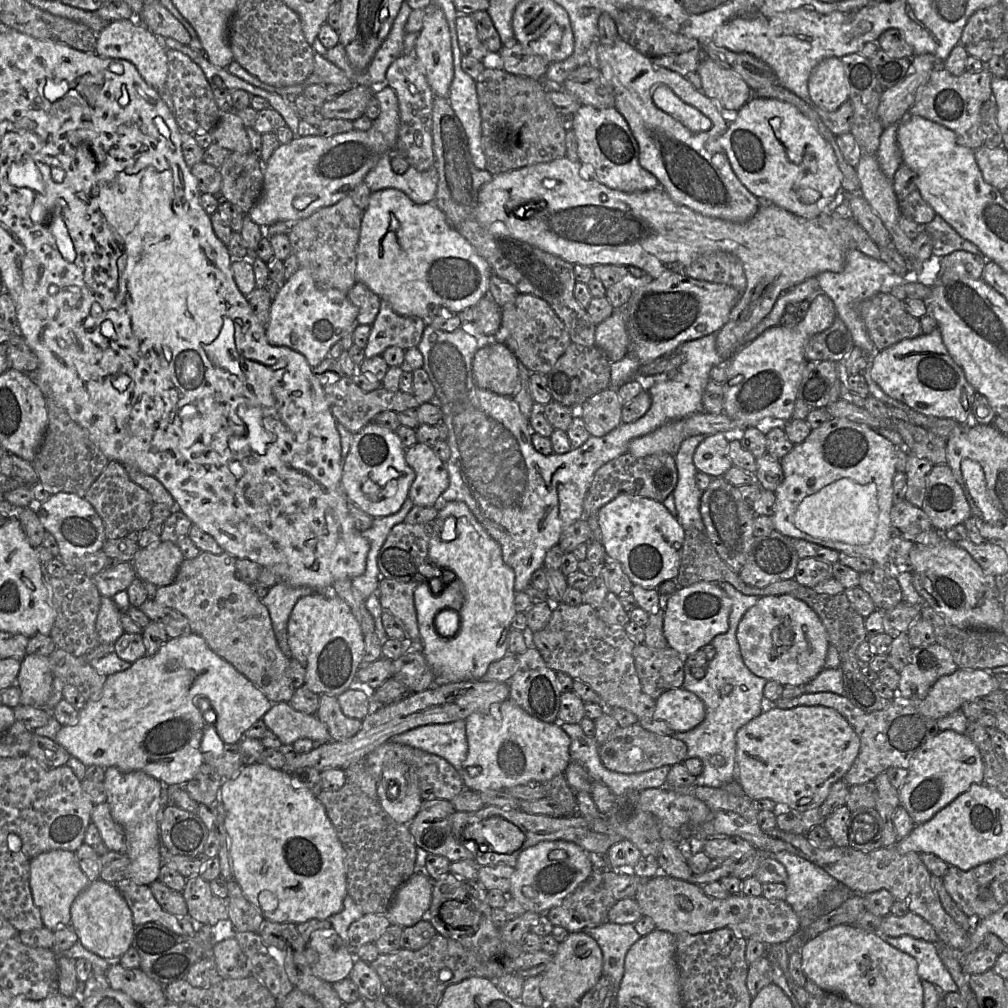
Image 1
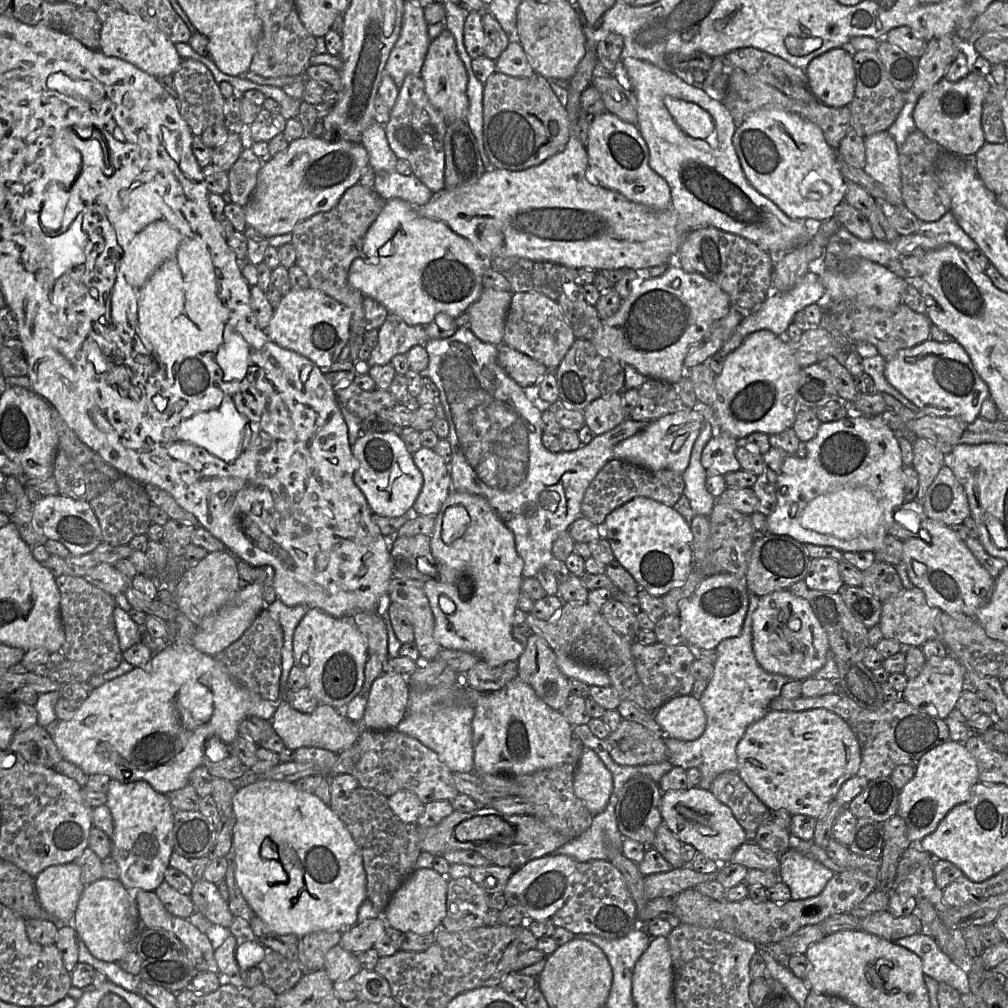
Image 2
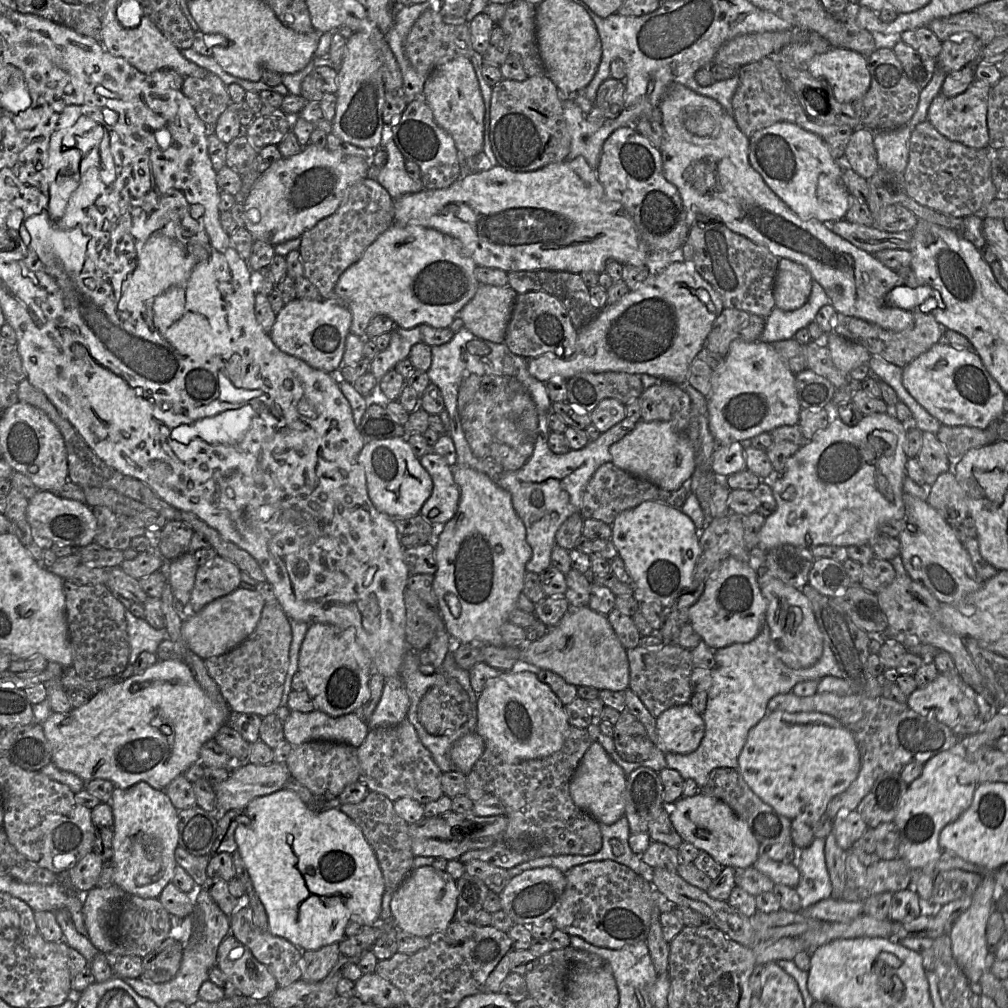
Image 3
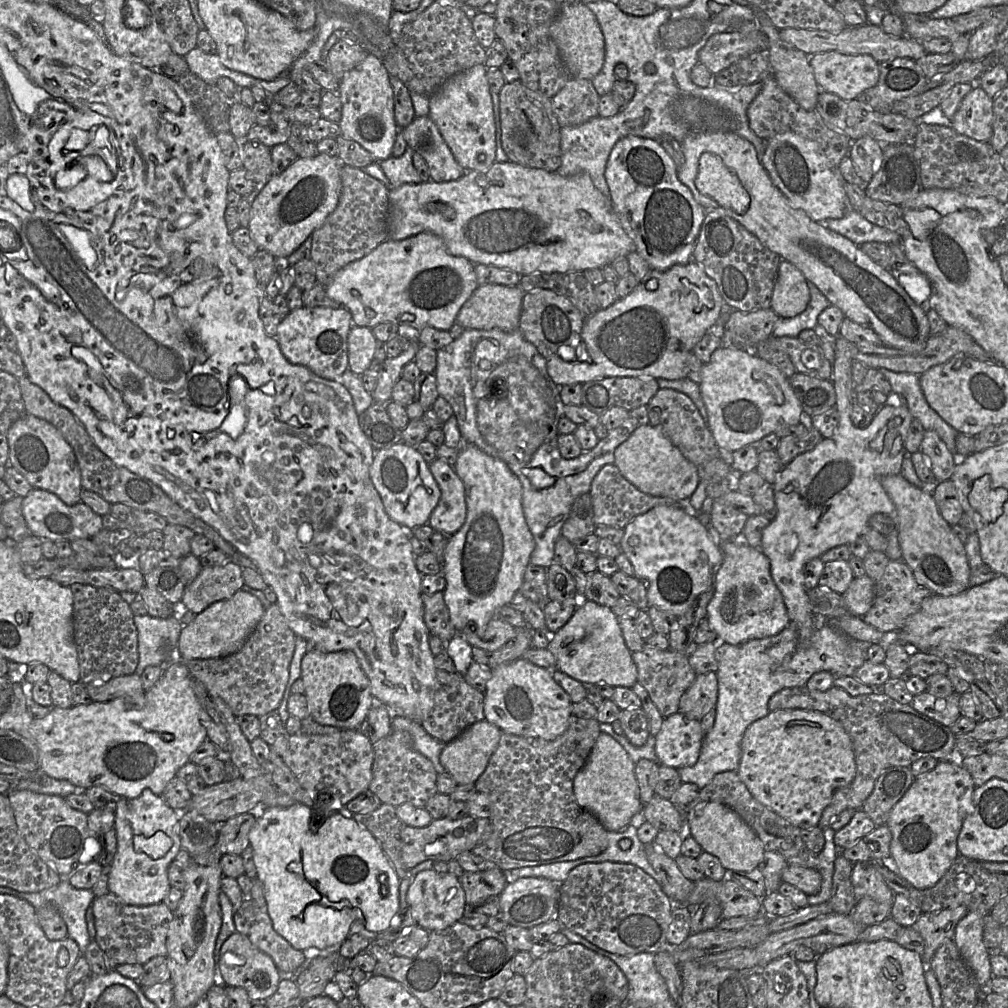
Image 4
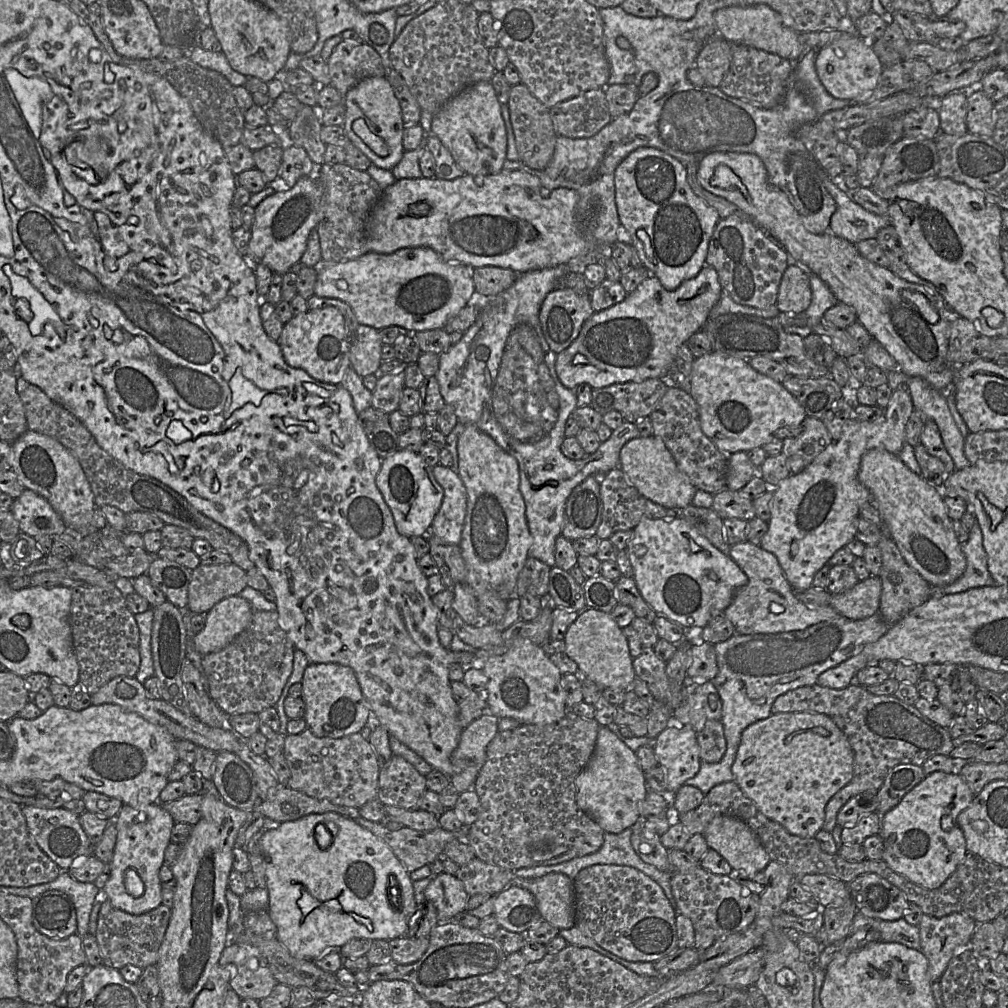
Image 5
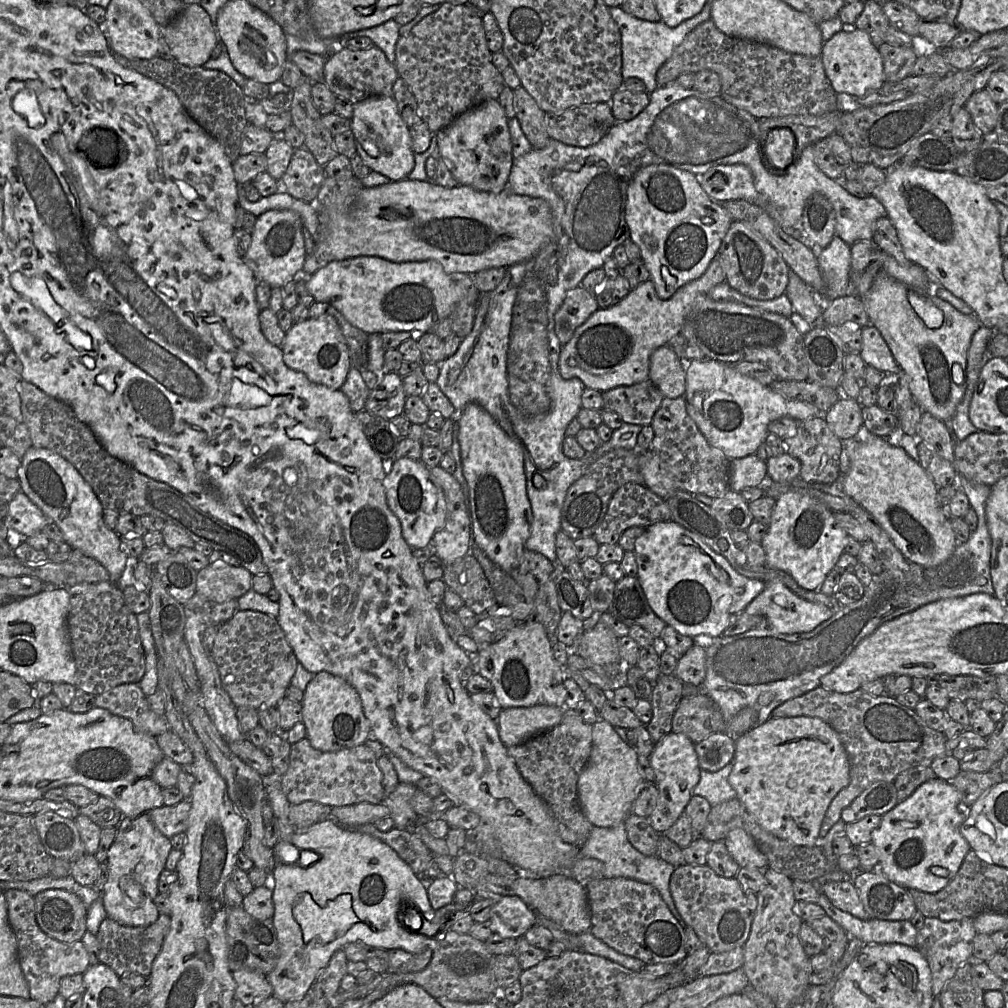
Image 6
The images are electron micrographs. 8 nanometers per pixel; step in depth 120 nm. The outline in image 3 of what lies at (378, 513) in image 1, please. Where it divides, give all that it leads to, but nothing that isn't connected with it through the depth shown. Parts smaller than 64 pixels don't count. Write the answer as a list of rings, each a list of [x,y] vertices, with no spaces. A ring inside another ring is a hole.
[[[404,437],[365,443],[359,454],[359,463],[364,467],[367,492],[372,504],[392,518],[418,515],[432,493],[432,478]]]

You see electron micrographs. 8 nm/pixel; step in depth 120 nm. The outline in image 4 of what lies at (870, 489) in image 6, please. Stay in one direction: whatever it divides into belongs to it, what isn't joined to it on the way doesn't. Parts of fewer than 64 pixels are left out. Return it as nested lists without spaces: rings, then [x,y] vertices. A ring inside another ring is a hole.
[[[900,474],[885,476],[881,484],[895,506],[894,518],[902,560],[934,595],[957,595],[969,588],[970,567],[964,544],[941,515],[932,494],[906,481]]]

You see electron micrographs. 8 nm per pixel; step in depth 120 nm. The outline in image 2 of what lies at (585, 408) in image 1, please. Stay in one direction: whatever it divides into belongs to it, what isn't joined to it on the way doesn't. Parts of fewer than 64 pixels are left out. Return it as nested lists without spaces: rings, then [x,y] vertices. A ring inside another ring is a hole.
[[[622,393],[606,394],[591,402],[583,411],[585,424],[594,435],[601,435],[626,419]]]

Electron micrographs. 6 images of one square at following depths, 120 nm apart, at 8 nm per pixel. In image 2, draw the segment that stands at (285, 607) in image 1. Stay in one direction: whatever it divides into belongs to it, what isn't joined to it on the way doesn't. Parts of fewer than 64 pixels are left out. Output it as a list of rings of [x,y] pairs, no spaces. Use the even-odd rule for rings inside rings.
[[[278,598],[265,606],[271,616],[279,622],[283,630],[284,643],[282,648],[282,673],[280,677],[280,699],[285,700],[285,692],[288,688],[288,678],[294,666],[293,638],[294,632],[307,613],[306,605],[287,606]]]

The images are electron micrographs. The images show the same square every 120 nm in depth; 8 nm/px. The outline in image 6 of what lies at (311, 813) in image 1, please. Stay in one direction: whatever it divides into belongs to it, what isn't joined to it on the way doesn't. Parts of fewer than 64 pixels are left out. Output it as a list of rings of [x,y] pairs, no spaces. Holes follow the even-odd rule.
[[[328,819],[318,821],[307,829],[297,829],[296,832],[291,836],[289,842],[302,851],[302,854],[300,855],[301,857],[299,859],[299,864],[293,862],[277,862],[272,871],[275,882],[274,889],[272,890],[274,905],[274,915],[272,917],[272,920],[277,933],[279,944],[279,958],[276,967],[270,973],[268,973],[266,977],[272,986],[272,995],[274,997],[278,998],[284,1003],[288,1001],[300,1000],[305,997],[310,987],[315,982],[319,972],[328,965],[333,953],[340,949],[343,950],[343,947],[350,942],[360,941],[374,948],[385,950],[402,949],[412,954],[421,953],[428,947],[432,947],[431,938],[428,938],[427,936],[419,932],[413,933],[412,931],[409,931],[403,926],[402,922],[405,915],[408,916],[407,922],[413,920],[419,925],[421,923],[421,918],[423,924],[424,919],[431,920],[434,917],[436,910],[434,910],[430,904],[427,894],[427,888],[422,882],[420,882],[411,867],[406,862],[404,862],[398,856],[398,854],[388,845],[369,834],[345,830]]]

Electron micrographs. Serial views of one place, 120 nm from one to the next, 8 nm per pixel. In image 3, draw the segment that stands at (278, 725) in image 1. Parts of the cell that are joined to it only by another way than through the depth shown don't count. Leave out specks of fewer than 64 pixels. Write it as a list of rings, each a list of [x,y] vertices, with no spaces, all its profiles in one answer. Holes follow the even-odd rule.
[[[291,710],[283,721],[284,739],[292,746],[324,740],[359,747],[369,730],[368,723],[354,712],[332,717],[319,710],[308,713]]]

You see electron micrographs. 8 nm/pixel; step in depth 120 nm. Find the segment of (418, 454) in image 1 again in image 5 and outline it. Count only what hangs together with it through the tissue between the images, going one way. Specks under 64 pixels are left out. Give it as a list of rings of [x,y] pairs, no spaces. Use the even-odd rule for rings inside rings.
[[[437,464],[433,475],[444,491],[441,506],[434,517],[430,534],[442,541],[459,546],[467,513],[466,487],[451,467]]]

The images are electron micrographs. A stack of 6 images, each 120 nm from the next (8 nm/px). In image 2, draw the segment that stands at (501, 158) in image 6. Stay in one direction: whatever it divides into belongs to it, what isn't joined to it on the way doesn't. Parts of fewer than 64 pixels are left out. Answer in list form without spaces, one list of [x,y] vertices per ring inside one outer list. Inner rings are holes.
[[[447,29],[431,40],[420,76],[431,104],[441,113],[444,119],[446,121],[465,121],[469,109],[468,76],[464,63],[457,53],[453,35]]]

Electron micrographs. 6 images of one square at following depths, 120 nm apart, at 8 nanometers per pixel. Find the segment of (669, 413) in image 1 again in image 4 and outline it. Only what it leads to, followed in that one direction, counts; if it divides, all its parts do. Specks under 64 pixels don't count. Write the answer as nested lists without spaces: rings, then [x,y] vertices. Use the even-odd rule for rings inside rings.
[[[497,328],[465,329],[460,337],[437,350],[434,375],[439,395],[453,409],[463,442],[474,444],[486,454],[503,460],[518,477],[522,487],[523,514],[535,541],[530,564],[548,569],[553,564],[555,542],[561,536],[561,528],[573,502],[590,491],[594,477],[604,465],[614,463],[615,449],[629,438],[638,423],[629,417],[619,427],[608,431],[607,436],[600,439],[593,449],[573,459],[563,458],[557,444],[557,424],[564,416],[565,404],[559,395],[560,387],[547,373],[546,364],[547,359],[524,338],[519,329],[508,332]]]

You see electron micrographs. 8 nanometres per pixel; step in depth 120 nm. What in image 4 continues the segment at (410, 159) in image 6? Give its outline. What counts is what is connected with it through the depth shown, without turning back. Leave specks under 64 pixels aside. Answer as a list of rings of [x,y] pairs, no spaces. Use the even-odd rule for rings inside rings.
[[[368,54],[363,62],[348,71],[339,81],[338,94],[342,103],[342,116],[338,122],[341,135],[352,139],[366,149],[374,161],[392,157],[399,127],[394,117],[394,97],[390,75],[382,60]]]

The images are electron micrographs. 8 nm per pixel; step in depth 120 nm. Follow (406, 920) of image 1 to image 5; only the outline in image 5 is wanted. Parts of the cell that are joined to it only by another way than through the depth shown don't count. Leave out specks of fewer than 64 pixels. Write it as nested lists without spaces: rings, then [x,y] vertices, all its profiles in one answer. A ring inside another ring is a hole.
[[[444,872],[433,875],[424,896],[437,910],[438,925],[445,925],[459,913],[464,912],[470,897],[461,880]]]

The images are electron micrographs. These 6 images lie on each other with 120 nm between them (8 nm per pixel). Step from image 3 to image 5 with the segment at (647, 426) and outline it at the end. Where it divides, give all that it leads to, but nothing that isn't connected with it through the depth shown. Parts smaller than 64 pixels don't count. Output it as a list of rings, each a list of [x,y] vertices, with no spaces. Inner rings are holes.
[[[639,436],[628,441],[620,451],[619,468],[641,495],[666,508],[687,507],[697,491],[688,476],[679,470],[671,452],[658,436]]]

